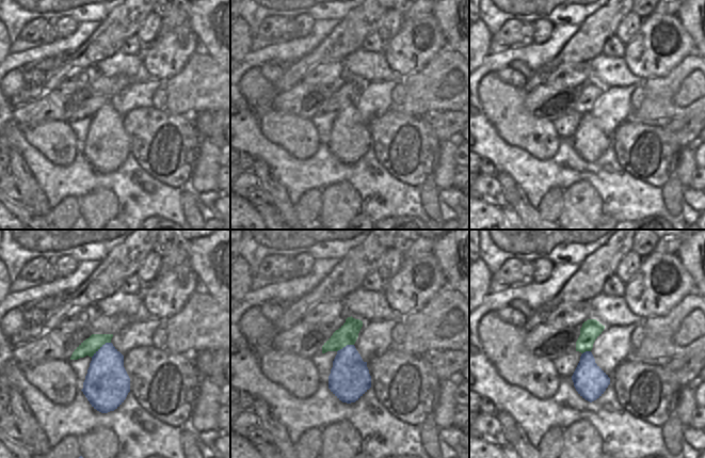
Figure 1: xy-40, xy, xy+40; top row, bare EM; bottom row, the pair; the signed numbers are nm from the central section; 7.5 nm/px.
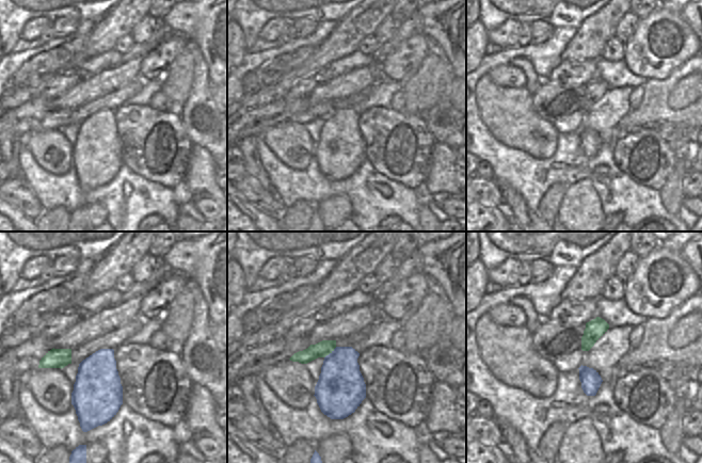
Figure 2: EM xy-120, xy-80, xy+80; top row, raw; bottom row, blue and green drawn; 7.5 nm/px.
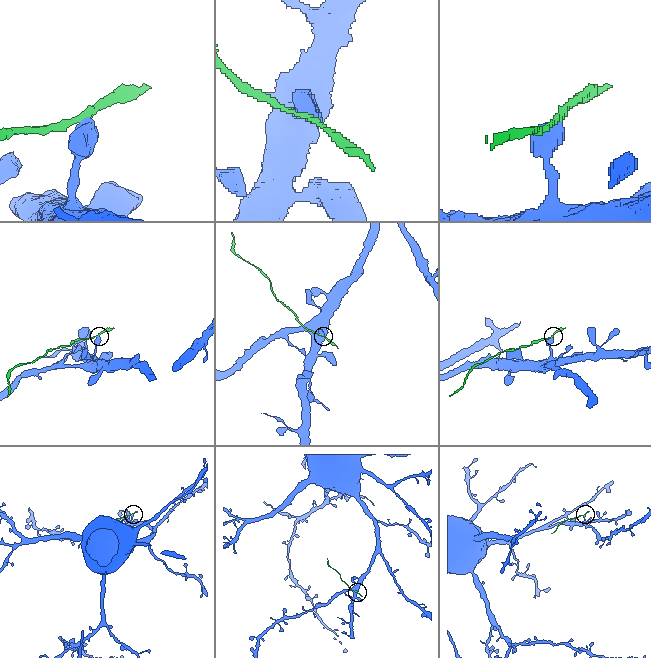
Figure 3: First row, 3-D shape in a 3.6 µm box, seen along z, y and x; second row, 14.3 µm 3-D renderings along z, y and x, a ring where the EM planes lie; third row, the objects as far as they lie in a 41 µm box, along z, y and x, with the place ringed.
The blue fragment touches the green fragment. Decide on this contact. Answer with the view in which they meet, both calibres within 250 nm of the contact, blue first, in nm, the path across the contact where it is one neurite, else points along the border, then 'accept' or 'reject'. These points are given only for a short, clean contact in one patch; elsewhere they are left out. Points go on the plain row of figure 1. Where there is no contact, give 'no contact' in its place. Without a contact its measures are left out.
contact in xy-40; calibres 320 and 120 nm; border xy-40 (110, 103), (102, 106), (91, 117); reject

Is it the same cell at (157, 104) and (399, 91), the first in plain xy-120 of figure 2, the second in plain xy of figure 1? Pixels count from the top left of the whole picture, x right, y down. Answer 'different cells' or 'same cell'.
same cell

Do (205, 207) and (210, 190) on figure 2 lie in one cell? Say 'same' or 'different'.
different

